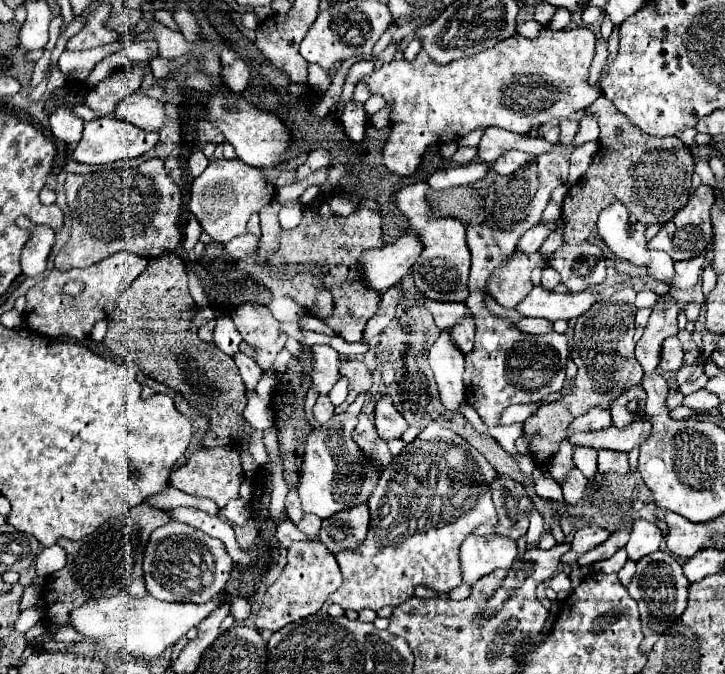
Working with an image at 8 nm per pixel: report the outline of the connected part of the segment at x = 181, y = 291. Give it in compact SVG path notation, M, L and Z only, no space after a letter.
M165 253L149 259L145 271L121 295L115 311L107 317L109 329L103 340L105 347L125 361L135 363L145 375L175 389L185 401L209 419L203 447L229 445L239 439L243 429L243 409L247 405L245 385L235 361L219 351L213 343L197 337L191 317L197 305L187 287L187 273L177 253Z

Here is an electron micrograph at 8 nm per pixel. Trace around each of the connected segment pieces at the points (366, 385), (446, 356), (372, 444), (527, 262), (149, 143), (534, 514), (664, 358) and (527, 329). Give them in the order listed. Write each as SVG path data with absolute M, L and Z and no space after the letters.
M341 361L341 375L349 379L349 395L347 399L337 407L337 413L343 413L359 393L367 393L371 389L371 371L365 367L365 363L359 361Z
M443 331L435 345L429 349L431 369L439 385L439 396L448 410L457 410L467 399L463 385L465 355L451 343L449 331Z
M365 413L359 415L359 423L353 431L353 439L359 443L359 447L363 447L363 451L381 451L381 469L385 469L387 463L391 463L393 457L389 453L387 443L375 435L375 425Z
M513 253L511 259L499 271L495 271L495 279L491 279L491 291L495 291L495 301L503 307L515 307L527 293L529 293L529 275L531 271L541 265L547 265L539 253L523 255Z
M101 117L95 121L85 123L85 131L77 147L71 151L73 159L87 165L103 165L103 163L115 163L121 159L135 159L147 151L151 151L159 141L157 133L147 133L143 129L137 129L135 125L119 119L119 117Z
M531 508L530 515L531 515L530 524L528 531L526 533L526 537L527 537L527 542L529 544L533 544L537 542L543 534L544 520L543 517L540 516L540 513L534 508Z
M669 337L663 343L663 351L661 351L661 361L659 367L663 371L677 371L683 365L683 349L677 337Z
M521 319L517 323L517 327L523 331L523 333L549 333L553 331L553 323L549 319Z

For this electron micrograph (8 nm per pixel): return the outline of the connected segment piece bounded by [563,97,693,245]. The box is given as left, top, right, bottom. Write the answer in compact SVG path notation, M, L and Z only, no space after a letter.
M599 97L585 111L585 115L591 113L597 115L601 127L601 147L597 159L591 161L587 173L569 189L563 201L563 239L569 245L579 245L591 235L603 241L595 223L599 213L611 203L623 203L643 225L667 223L673 219L673 215L689 201L693 175L693 157L683 141L639 131L639 127L635 127L621 111L615 111L605 97Z

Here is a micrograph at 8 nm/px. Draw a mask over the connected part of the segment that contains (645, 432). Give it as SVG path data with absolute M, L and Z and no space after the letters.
M649 421L633 423L619 431L619 427L611 425L609 431L589 431L589 433L573 433L569 443L575 447L593 447L593 449L611 449L631 453L633 447L639 447L649 437Z

